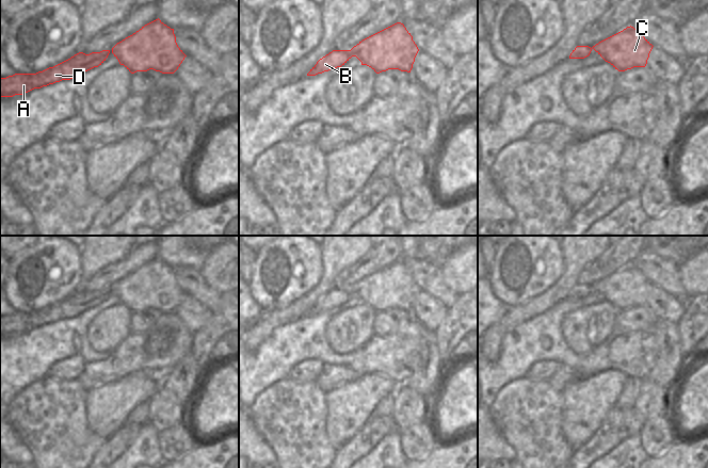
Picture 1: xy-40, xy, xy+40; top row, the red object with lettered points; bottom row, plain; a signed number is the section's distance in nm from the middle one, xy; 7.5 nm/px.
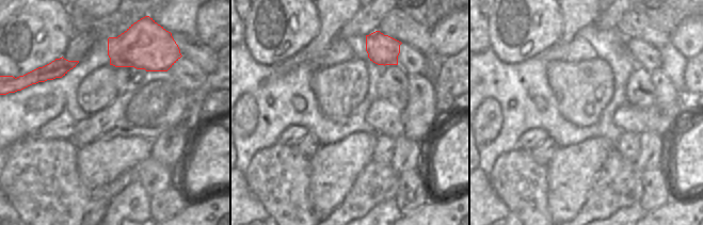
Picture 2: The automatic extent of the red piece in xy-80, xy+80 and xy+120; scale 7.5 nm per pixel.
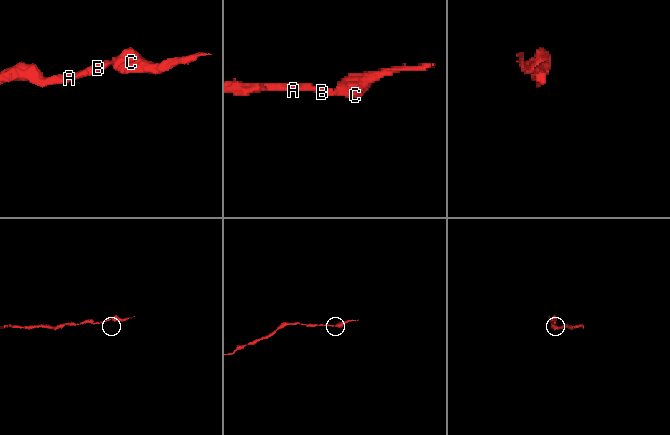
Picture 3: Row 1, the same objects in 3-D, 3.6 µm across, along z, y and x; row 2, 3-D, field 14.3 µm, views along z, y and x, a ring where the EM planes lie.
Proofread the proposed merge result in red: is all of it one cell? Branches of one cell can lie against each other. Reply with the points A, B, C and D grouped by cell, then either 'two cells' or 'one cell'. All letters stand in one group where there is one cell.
A B C D | one cell

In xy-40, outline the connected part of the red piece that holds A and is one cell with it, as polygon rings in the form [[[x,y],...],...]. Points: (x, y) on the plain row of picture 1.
[[[158,257],[117,281],[111,290],[102,289],[90,293],[79,291],[70,297],[36,312],[15,312],[0,317],[0,336],[23,334],[34,327],[77,317],[101,304],[110,291],[131,312],[149,308],[162,312],[174,312],[187,295],[176,281],[174,268]]]

